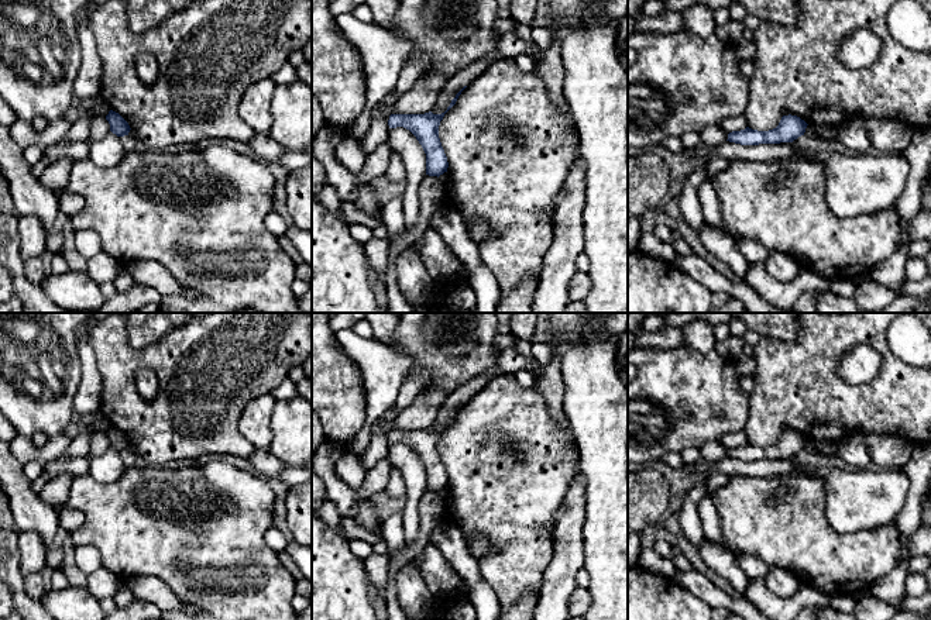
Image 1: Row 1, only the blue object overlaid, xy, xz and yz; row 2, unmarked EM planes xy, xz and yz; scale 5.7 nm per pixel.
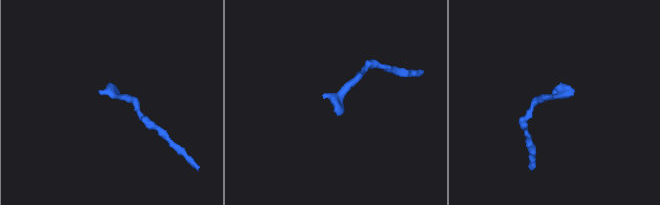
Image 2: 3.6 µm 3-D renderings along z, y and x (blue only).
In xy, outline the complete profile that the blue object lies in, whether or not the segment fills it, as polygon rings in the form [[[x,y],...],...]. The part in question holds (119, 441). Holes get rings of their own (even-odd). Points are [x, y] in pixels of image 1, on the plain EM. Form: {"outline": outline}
{"outline": [[[110,426],[109,430],[106,431],[106,435],[109,437],[110,447],[113,450],[116,450],[117,452],[128,451],[131,444],[128,438],[118,428]]]}

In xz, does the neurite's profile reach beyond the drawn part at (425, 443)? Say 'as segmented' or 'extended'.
as segmented

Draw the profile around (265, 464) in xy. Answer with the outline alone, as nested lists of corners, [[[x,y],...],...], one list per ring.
[[[257,451],[248,458],[248,462],[255,469],[257,475],[268,479],[279,479],[284,464],[269,451]]]

